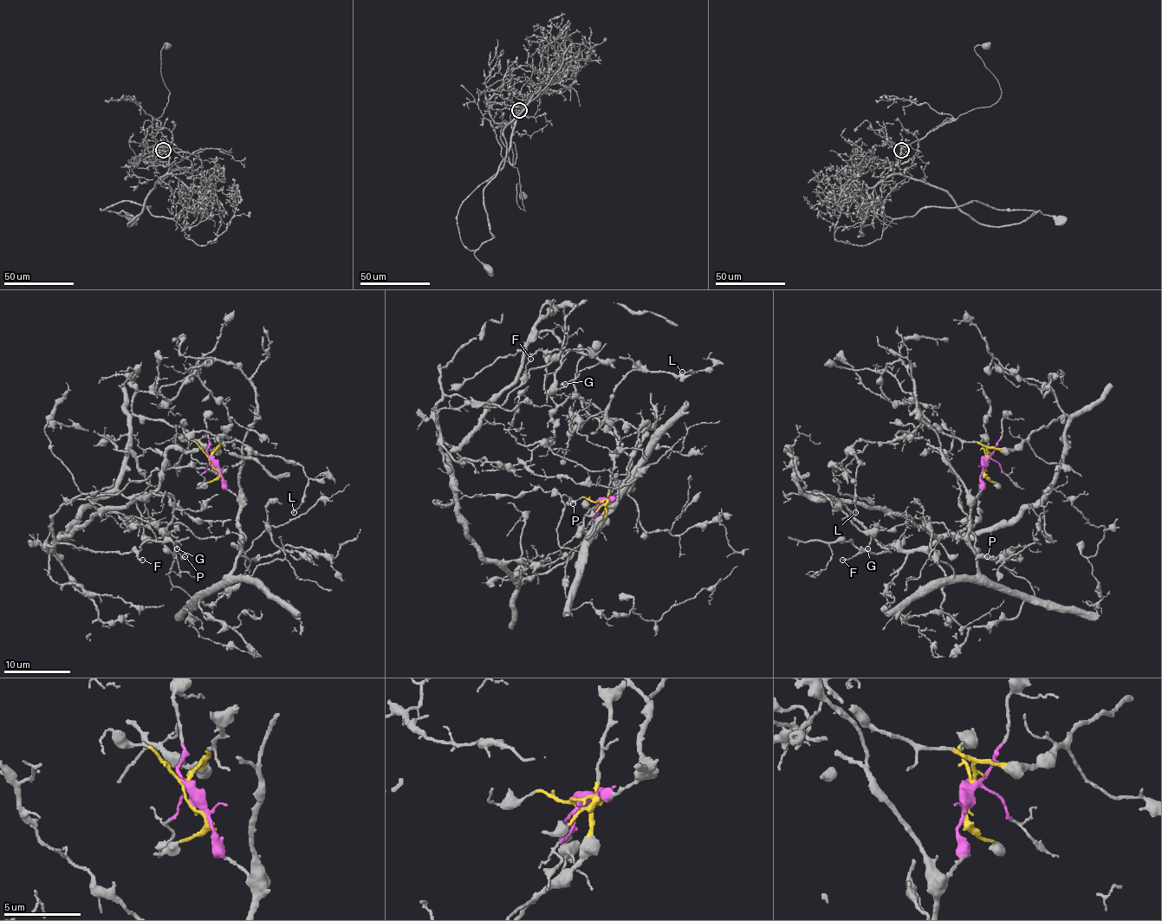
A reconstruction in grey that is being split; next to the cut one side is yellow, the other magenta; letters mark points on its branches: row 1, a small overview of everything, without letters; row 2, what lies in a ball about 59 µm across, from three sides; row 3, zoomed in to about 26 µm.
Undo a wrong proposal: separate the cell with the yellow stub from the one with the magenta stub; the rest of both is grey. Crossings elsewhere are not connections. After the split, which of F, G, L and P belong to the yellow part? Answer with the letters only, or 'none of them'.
F, G

